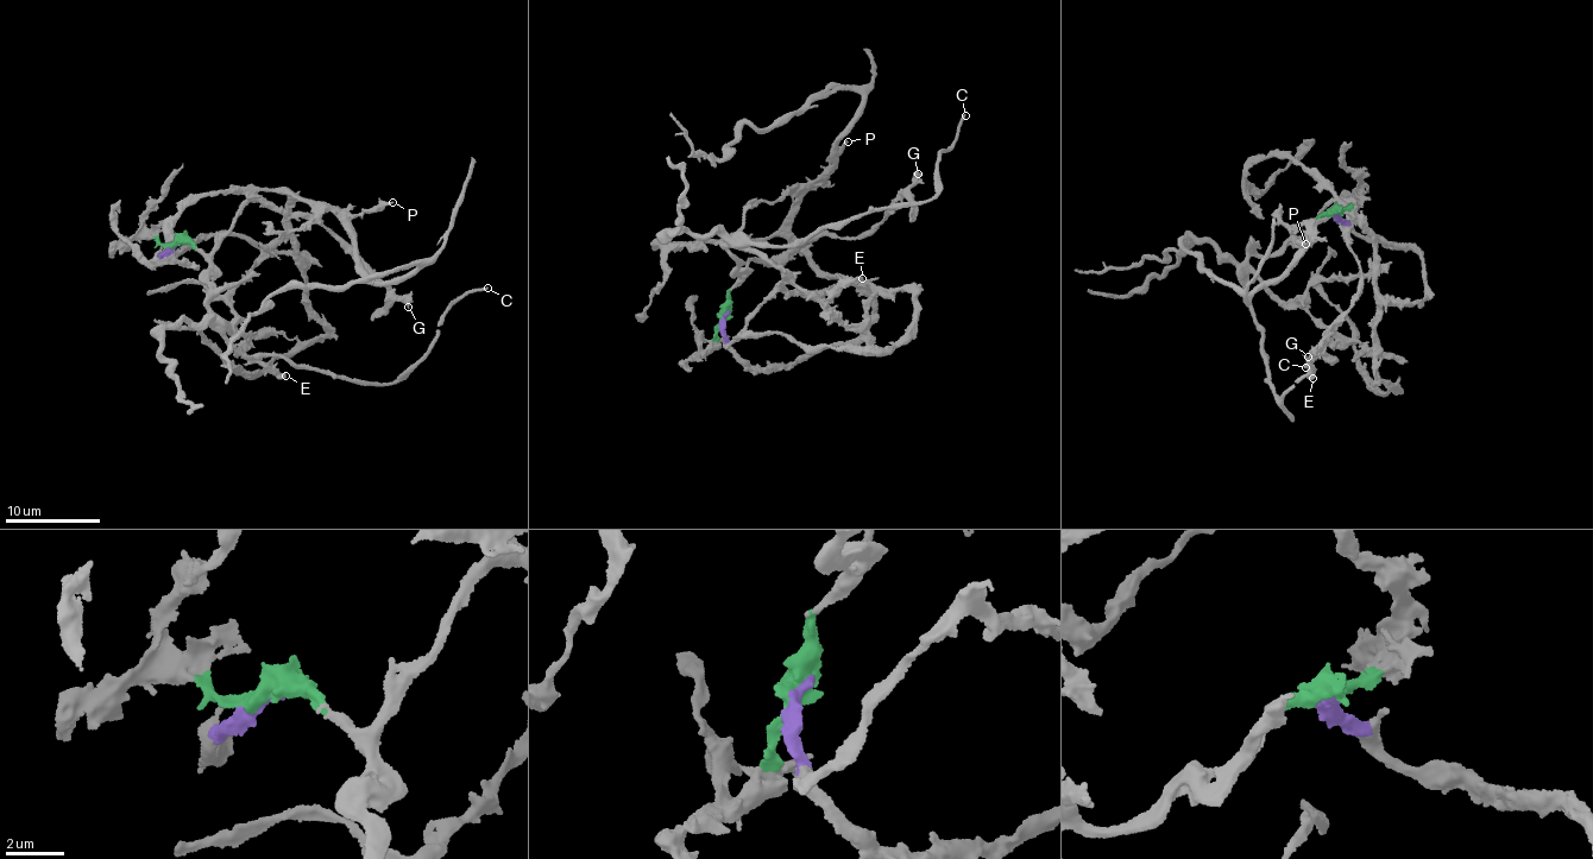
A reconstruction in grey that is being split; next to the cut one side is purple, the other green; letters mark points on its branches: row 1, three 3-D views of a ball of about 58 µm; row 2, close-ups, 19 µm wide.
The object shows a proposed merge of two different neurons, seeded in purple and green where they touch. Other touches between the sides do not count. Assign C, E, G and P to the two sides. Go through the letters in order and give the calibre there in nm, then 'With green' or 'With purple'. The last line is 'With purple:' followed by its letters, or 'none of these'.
C: Thickness 200 nm. With green
E: Thickness 360 nm. With green
G: Thickness 400 nm. With green
P: Thickness 240 nm. With purple
With purple: P

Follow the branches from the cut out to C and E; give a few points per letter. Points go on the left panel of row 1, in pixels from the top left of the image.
C: (176, 242), (208, 258), (207, 307), (245, 354), (367, 383), (392, 381), (426, 351), (455, 301), (488, 288)
E: (176, 242), (189, 244), (208, 258), (207, 307), (226, 324), (244, 333), (241, 352), (285, 376)

